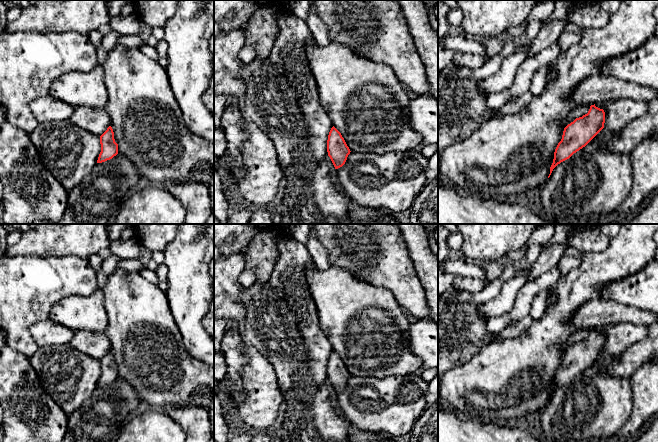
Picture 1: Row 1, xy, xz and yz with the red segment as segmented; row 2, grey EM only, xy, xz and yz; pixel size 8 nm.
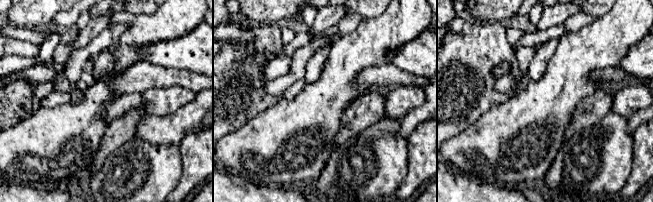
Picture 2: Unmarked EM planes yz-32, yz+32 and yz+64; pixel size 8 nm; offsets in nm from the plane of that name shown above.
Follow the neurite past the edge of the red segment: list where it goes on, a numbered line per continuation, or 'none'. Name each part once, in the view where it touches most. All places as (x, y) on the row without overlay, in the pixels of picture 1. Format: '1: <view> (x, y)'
none

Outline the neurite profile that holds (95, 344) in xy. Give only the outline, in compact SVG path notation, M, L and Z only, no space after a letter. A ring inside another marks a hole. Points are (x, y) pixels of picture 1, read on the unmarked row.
M75 331L69 343L77 351L101 360L110 350L111 343L105 332Z

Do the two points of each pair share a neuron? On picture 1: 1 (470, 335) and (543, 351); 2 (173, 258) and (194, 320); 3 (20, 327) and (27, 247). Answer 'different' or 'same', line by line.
1: different
2: same
3: different

